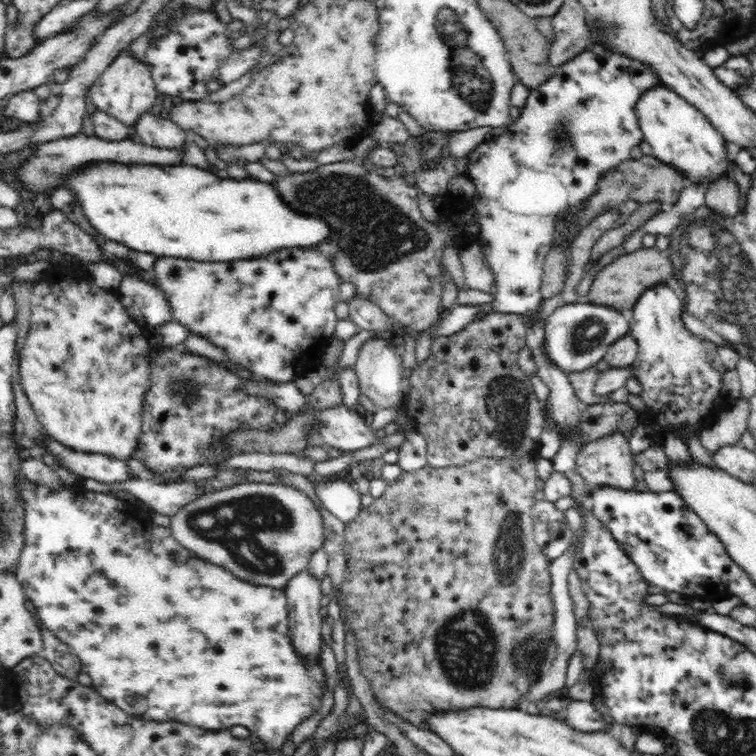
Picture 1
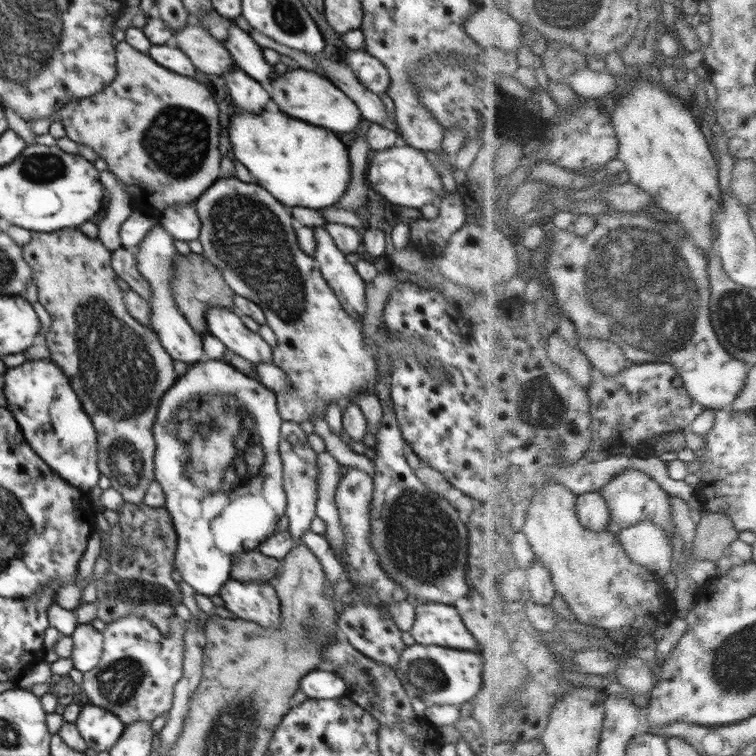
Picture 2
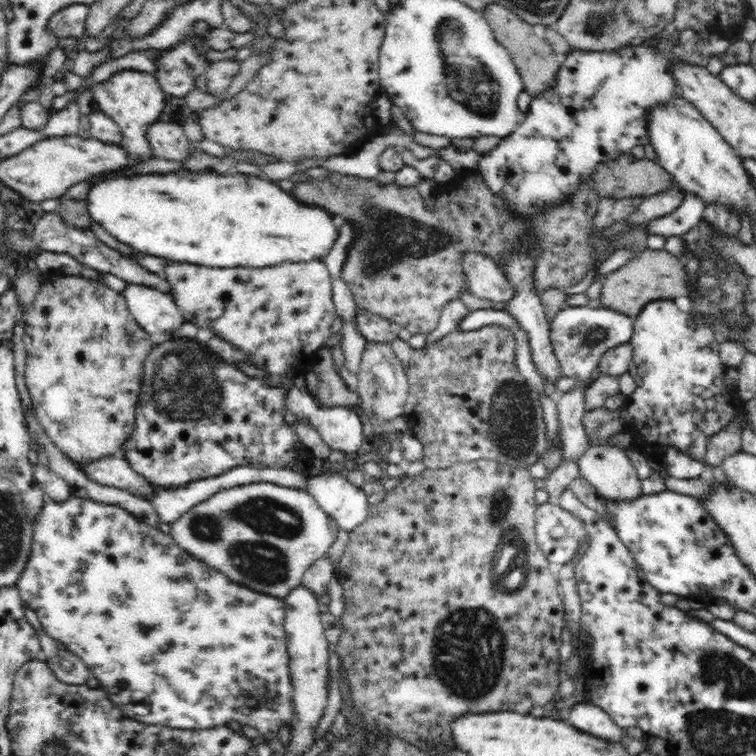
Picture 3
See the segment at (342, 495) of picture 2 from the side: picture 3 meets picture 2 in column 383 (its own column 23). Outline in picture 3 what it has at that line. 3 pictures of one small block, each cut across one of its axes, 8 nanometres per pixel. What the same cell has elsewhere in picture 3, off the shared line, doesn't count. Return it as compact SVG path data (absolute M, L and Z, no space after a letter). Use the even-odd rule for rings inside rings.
M71 494L65 501L56 502L45 498L41 509L33 522L33 541L24 570L18 577L17 590L24 604L36 612L38 620L46 634L63 643L70 651L77 654L90 669L91 676L99 682L99 688L105 690L109 699L126 717L151 725L164 725L179 729L210 729L228 725L228 722L239 722L252 726L266 740L278 736L282 726L294 722L296 713L292 705L294 685L290 679L288 667L288 649L286 649L286 633L284 630L284 600L274 595L255 592L246 586L232 582L222 571L198 562L188 551L178 546L171 534L162 532L159 527L139 522L132 513L116 505L81 499ZM136 692L144 692L146 696L154 696L154 704L150 704L150 716L136 716L128 704L132 704L130 696Z

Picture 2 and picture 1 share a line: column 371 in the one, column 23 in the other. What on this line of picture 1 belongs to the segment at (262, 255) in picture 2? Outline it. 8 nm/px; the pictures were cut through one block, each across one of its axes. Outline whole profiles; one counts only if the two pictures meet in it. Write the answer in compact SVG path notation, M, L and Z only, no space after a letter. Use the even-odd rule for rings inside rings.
M75 269L76 276L73 278L71 272L55 282L40 281L36 286L32 286L31 291L31 316L30 330L26 336L26 343L20 351L18 372L22 380L26 397L30 401L37 416L37 421L43 426L47 436L54 437L63 446L86 454L104 454L120 460L131 459L138 448L140 432L142 432L142 404L146 392L150 391L151 369L148 366L148 350L153 350L154 346L148 346L149 331L138 325L129 315L118 294L115 291L107 291L92 284L89 280L82 279L81 270Z

